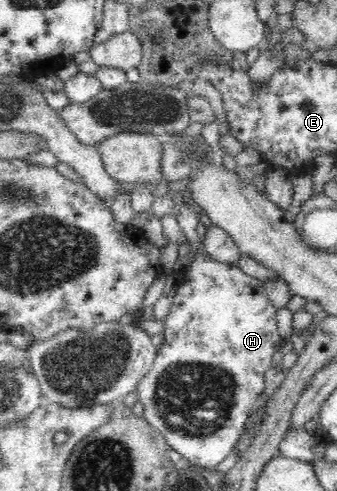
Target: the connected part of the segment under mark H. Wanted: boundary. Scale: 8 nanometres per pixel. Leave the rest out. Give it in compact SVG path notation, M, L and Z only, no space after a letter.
M203 254L183 268L186 279L177 287L163 321L162 343L156 346L157 357L135 391L143 404L143 416L164 435L169 448L193 466L214 468L236 448L264 393L266 369L280 344L277 309L269 301L263 282L244 273L238 262L220 263Z

